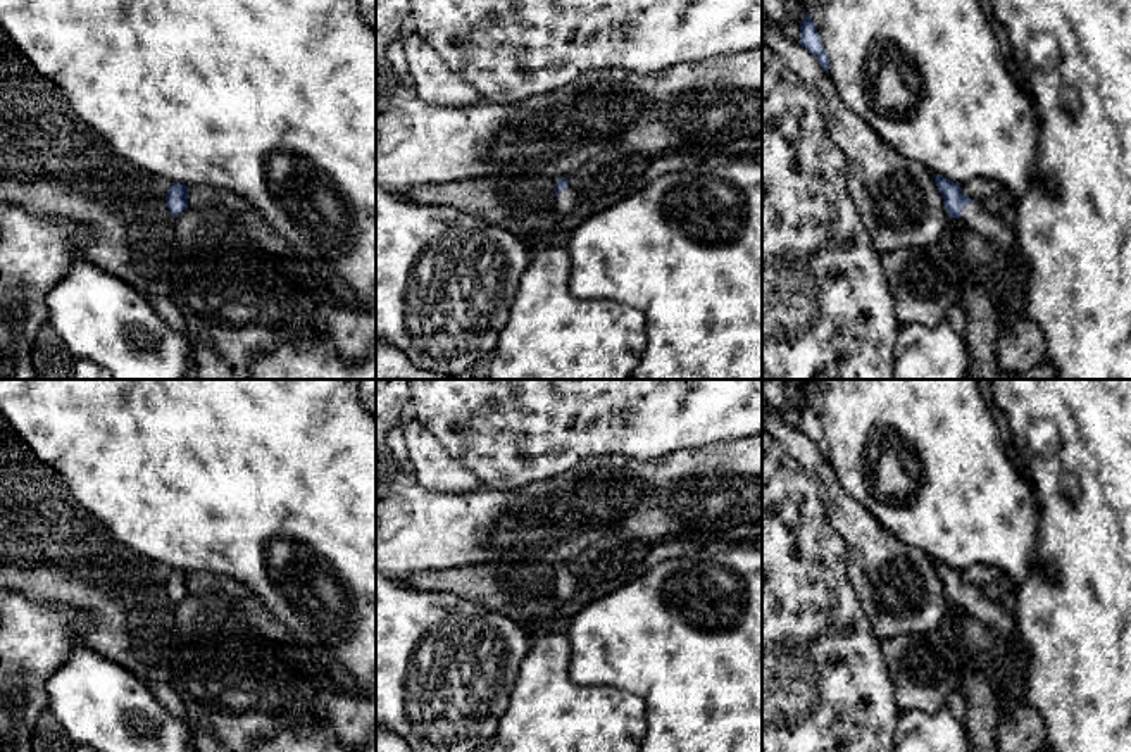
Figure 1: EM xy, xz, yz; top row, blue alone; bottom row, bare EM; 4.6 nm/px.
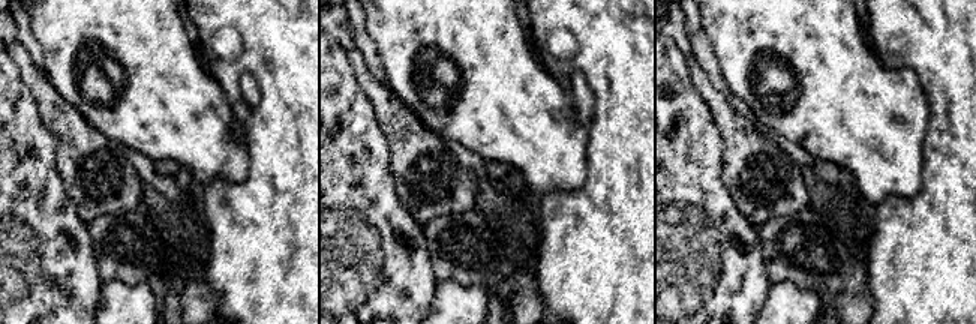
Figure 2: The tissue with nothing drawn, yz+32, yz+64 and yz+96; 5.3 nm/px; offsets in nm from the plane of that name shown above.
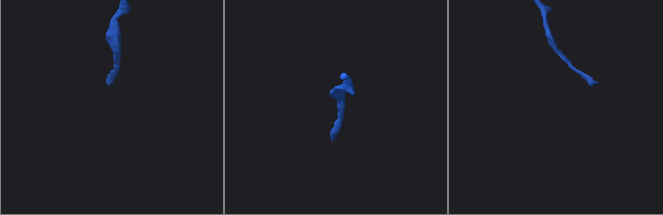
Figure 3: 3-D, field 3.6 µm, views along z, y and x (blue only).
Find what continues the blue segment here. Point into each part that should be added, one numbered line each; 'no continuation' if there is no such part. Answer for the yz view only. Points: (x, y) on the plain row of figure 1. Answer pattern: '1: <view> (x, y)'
1: yz (992, 613)

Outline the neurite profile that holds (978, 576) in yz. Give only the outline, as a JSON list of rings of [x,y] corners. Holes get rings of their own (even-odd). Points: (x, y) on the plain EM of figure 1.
[[[972,566],[969,569],[960,571],[960,574],[967,585],[972,585],[976,588],[981,588],[984,585],[1002,580],[1000,571],[986,566]]]

